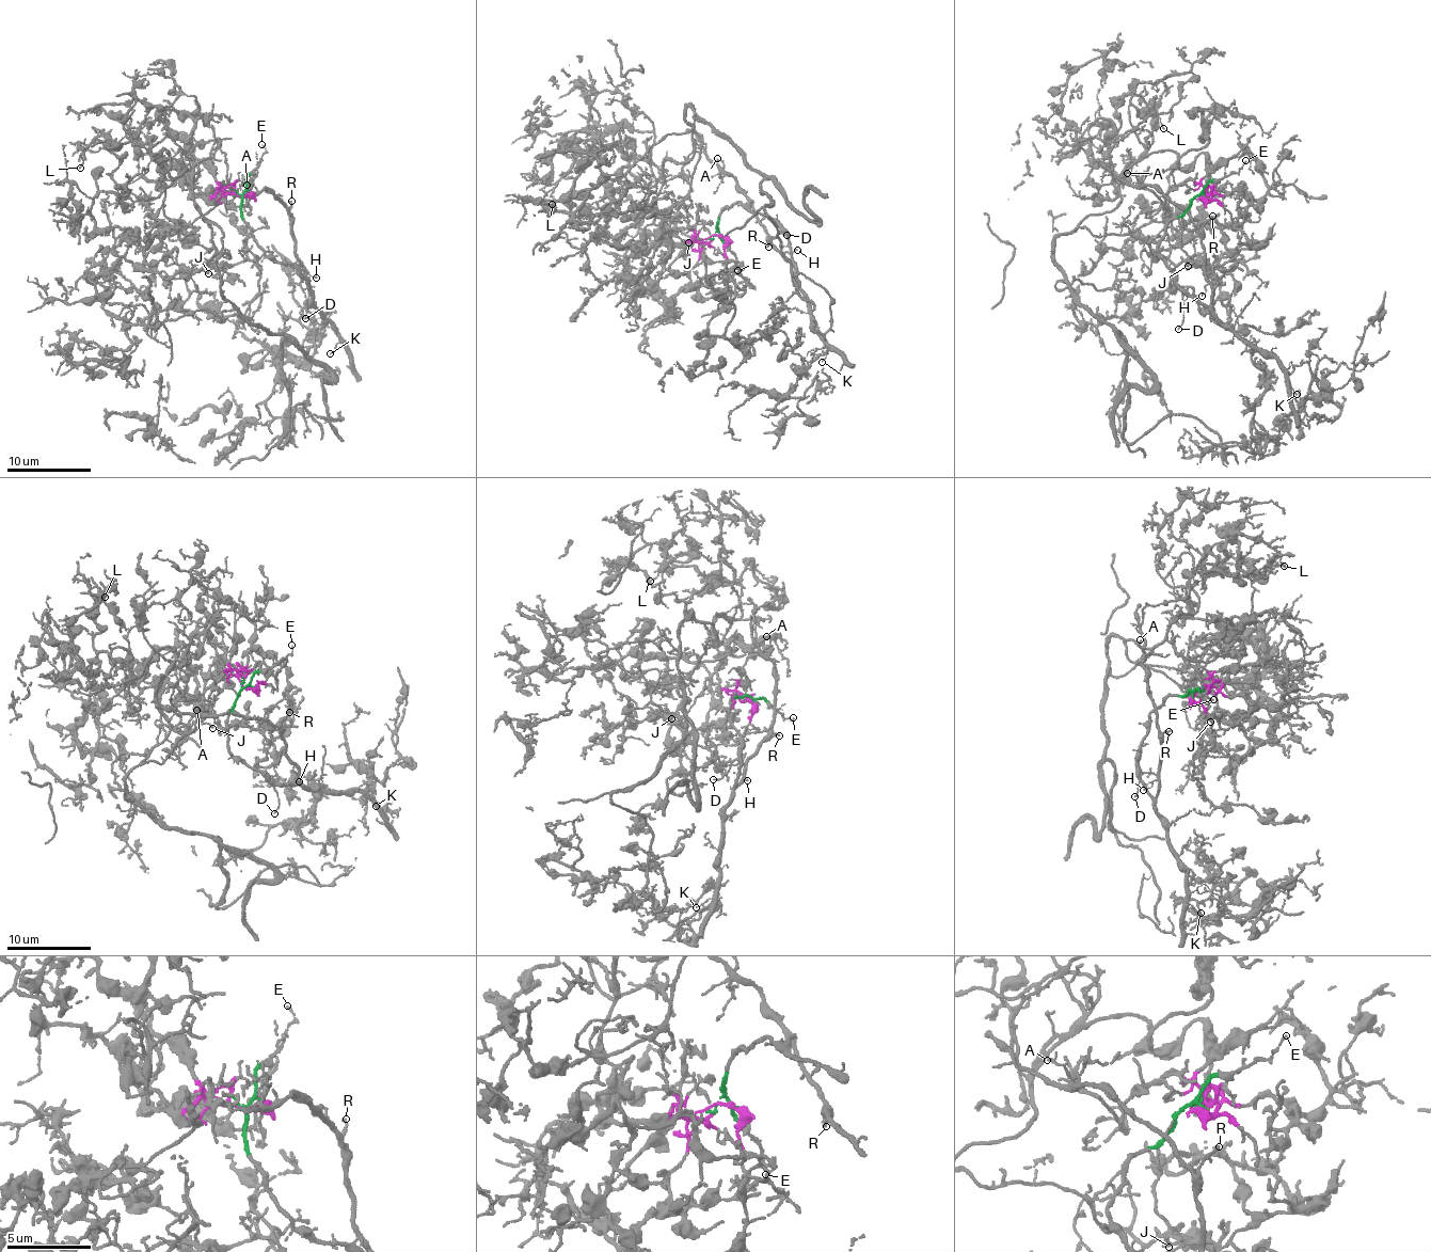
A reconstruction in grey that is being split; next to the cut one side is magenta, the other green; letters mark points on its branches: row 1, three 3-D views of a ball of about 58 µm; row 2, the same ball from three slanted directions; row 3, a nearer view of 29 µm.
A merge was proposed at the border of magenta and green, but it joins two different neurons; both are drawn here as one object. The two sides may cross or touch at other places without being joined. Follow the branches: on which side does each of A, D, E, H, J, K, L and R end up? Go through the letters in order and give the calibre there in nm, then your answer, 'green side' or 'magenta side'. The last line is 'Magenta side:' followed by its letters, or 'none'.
A: 130 nm | green side
D: 100 nm | green side
E: 100 nm | green side
H: 110 nm | green side
J: 160 nm | magenta side
K: 80 nm | green side
L: 140 nm | magenta side
R: 100 nm | green side
Magenta side: J, L

